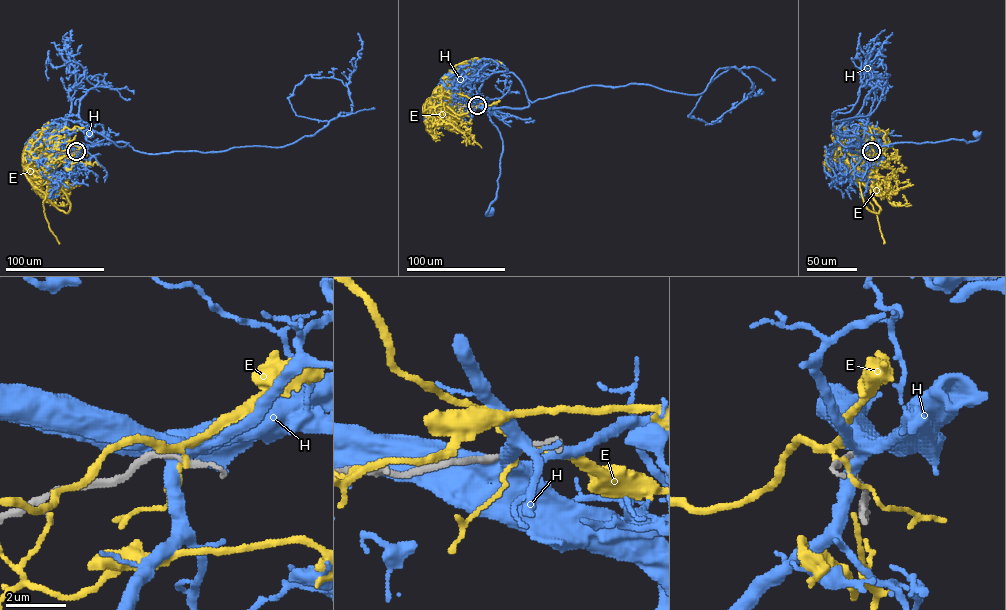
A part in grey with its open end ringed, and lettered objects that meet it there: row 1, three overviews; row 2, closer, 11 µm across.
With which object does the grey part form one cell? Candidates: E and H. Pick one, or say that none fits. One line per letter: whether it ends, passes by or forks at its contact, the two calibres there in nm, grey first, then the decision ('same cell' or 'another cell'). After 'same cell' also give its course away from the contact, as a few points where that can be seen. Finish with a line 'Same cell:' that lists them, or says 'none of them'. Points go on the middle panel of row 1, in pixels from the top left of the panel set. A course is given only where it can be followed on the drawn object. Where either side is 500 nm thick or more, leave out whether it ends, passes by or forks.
E: it forks there; 140 nm thick on the grey side, 190 nm on the other; another cell
H: 190 nm thick on the grey side, 650 nm on the other; another cell
Same cell: none of them

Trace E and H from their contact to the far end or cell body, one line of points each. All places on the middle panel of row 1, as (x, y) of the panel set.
E: (478, 105), (449, 87), (435, 93), (425, 105), (425, 110), (438, 105), (450, 109), (474, 142), (462, 136)
H: (477, 105), (488, 113), (502, 142), (496, 198), (486, 213), (490, 210)

